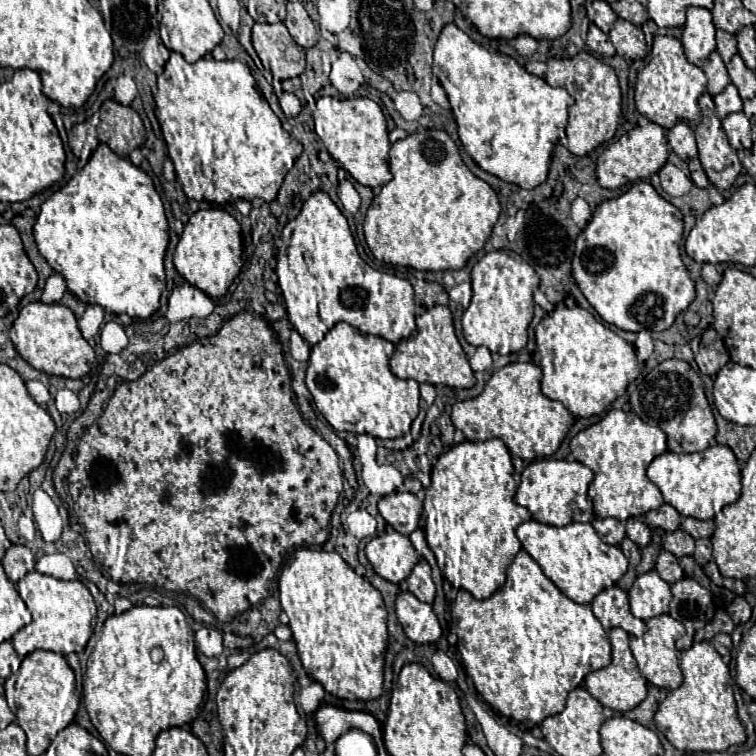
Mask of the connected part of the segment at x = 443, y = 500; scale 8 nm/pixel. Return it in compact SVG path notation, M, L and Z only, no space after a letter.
M490 438L484 442L464 440L462 444L456 444L448 452L444 452L438 458L436 466L432 468L432 484L430 488L426 488L426 498L424 498L424 512L426 512L424 534L428 546L432 548L446 580L454 588L468 590L478 600L492 596L498 588L504 586L506 570L522 548L520 540L516 538L516 528L522 522L530 520L532 514L514 502L518 482L520 474L514 470L512 456L500 438Z

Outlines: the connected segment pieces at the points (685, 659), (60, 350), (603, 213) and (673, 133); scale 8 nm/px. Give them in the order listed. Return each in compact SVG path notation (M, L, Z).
M694 642L690 650L682 652L680 668L684 682L680 688L670 690L666 700L658 706L654 726L670 740L672 746L678 746L678 750L722 752L728 746L744 744L746 732L736 714L732 676L714 646L710 642Z
M32 302L24 306L12 324L10 338L18 354L36 370L64 378L82 378L94 364L94 348L82 338L74 312L64 304Z
M648 182L632 184L622 196L602 202L586 230L576 240L576 252L572 258L572 276L594 306L600 318L620 330L630 332L660 332L672 326L674 318L684 312L690 302L696 298L694 280L690 278L682 258L680 258L680 240L682 240L682 212L664 200Z
M678 122L676 126L672 126L668 130L668 142L670 142L672 150L676 152L676 156L686 160L686 162L698 156L694 132L692 132L692 128L686 122Z

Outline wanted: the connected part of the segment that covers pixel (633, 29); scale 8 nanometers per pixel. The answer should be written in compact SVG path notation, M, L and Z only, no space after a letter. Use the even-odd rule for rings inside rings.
M616 20L616 24L610 30L610 40L616 48L616 54L626 60L640 60L648 54L644 32L628 20Z

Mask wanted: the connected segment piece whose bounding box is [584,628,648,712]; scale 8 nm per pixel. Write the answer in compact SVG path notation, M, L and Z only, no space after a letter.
M622 628L610 630L610 642L612 642L612 662L610 662L610 666L594 670L584 678L586 690L602 706L608 706L608 708L612 708L616 712L626 712L626 710L636 708L646 698L646 690L648 690L648 682L646 682L646 678L642 678L642 674L640 674L640 670L638 670L638 666L634 662L628 640L630 640L630 636Z

